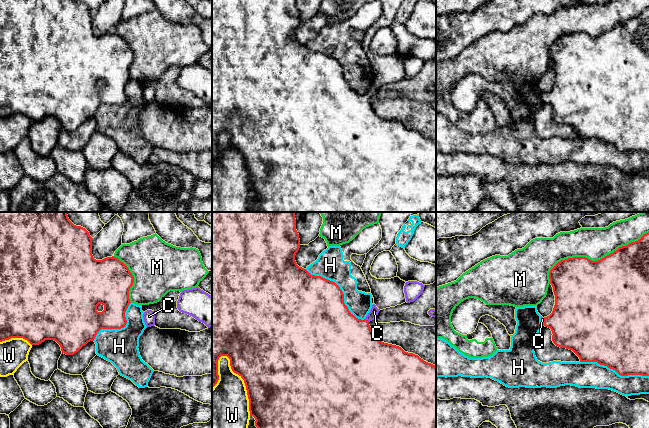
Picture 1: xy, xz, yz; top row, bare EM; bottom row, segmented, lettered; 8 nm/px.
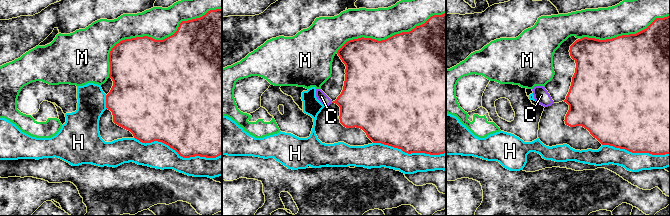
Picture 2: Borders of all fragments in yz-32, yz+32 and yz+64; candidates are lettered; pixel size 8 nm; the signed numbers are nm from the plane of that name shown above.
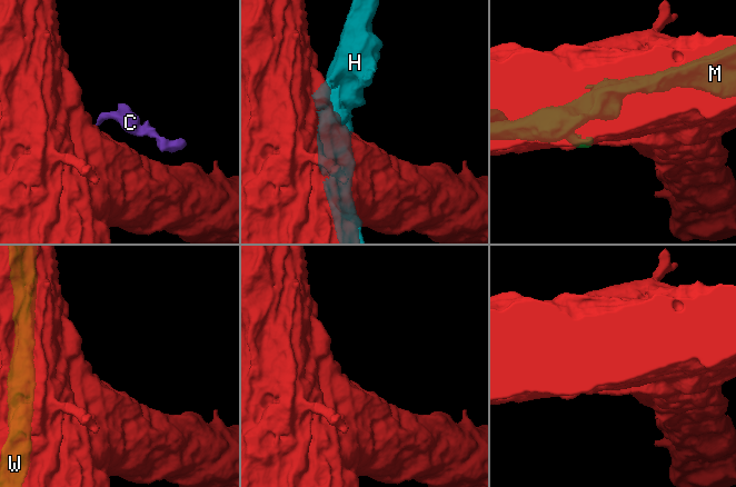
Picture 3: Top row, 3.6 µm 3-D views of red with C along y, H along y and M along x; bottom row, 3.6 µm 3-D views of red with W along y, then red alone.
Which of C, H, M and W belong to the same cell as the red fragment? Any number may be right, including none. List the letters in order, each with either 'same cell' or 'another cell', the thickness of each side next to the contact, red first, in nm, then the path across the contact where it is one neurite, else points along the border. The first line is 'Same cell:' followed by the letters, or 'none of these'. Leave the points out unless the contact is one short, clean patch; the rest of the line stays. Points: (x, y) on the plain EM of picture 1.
Same cell: C
C: same cell; calibres 460 and 70 nm; way xz (346, 120), (359, 107), (366, 96), (374, 87)
H: another cell; calibres 480 and 220 nm
M: another cell; calibres 500 and 260 nm
W: another cell; calibres 500 and 360 nm

